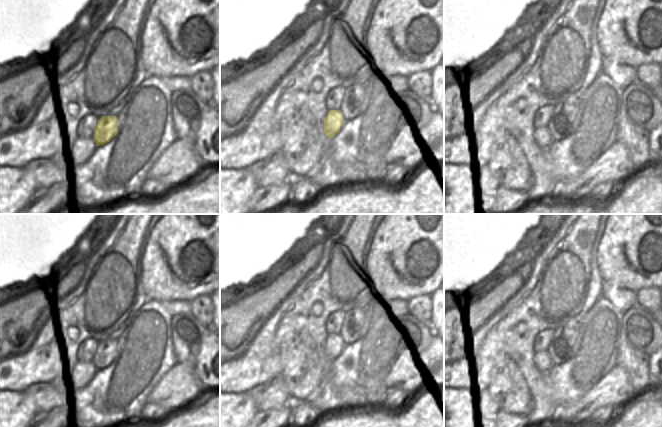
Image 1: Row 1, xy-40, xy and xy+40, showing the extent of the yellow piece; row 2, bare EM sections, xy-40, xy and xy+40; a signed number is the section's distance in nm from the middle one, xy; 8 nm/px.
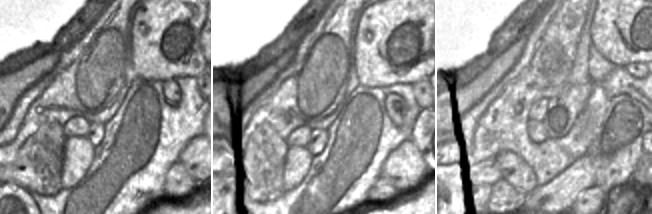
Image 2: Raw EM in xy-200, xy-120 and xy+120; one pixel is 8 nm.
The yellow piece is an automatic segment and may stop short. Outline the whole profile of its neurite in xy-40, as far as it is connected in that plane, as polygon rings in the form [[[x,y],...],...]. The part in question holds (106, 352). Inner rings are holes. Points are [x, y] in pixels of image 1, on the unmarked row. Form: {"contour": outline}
{"contour": [[[102,340],[94,353],[94,365],[97,370],[110,366],[118,357],[118,343],[116,340]]]}

